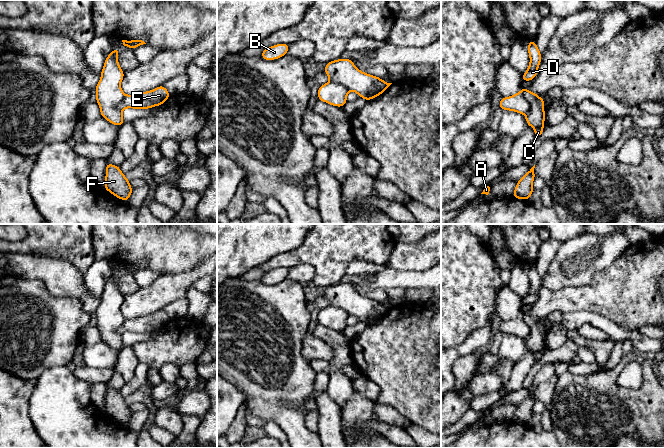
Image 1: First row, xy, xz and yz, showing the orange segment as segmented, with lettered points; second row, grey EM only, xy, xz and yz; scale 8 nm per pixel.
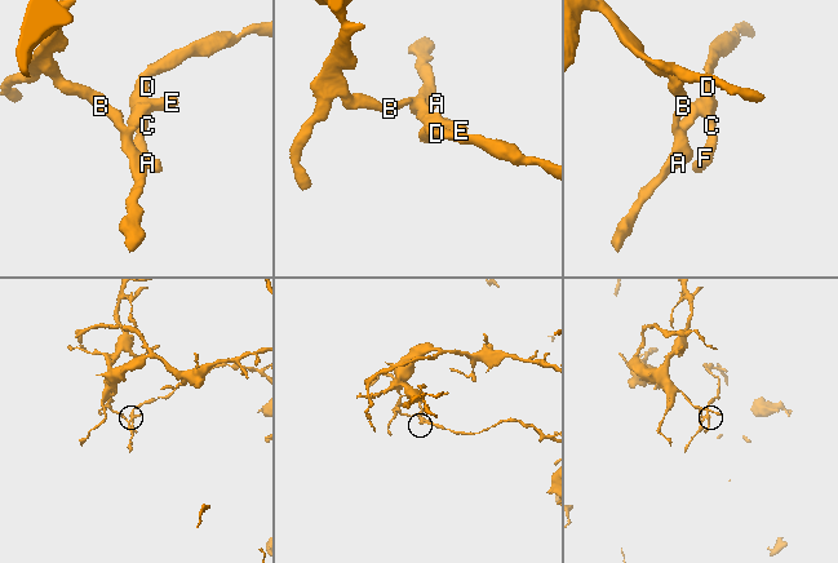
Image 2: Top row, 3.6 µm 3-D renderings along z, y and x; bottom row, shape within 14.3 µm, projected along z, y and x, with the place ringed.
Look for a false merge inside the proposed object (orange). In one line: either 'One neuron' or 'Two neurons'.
One neuron

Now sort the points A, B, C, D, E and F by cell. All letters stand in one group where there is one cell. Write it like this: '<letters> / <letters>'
A B C D E F

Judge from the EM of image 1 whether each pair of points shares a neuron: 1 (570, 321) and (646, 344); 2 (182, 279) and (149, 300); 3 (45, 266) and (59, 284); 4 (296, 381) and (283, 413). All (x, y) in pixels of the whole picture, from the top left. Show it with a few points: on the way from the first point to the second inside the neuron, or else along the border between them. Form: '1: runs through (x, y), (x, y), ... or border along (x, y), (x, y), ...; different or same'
1: runs through (589, 319), (603, 323), (616, 333), (627, 334); same
2: runs through (174, 286), (163, 290), (157, 295); same
3: runs through (49, 270), (59, 280); same
4: runs through (288, 387), (276, 399), (276, 405); same

